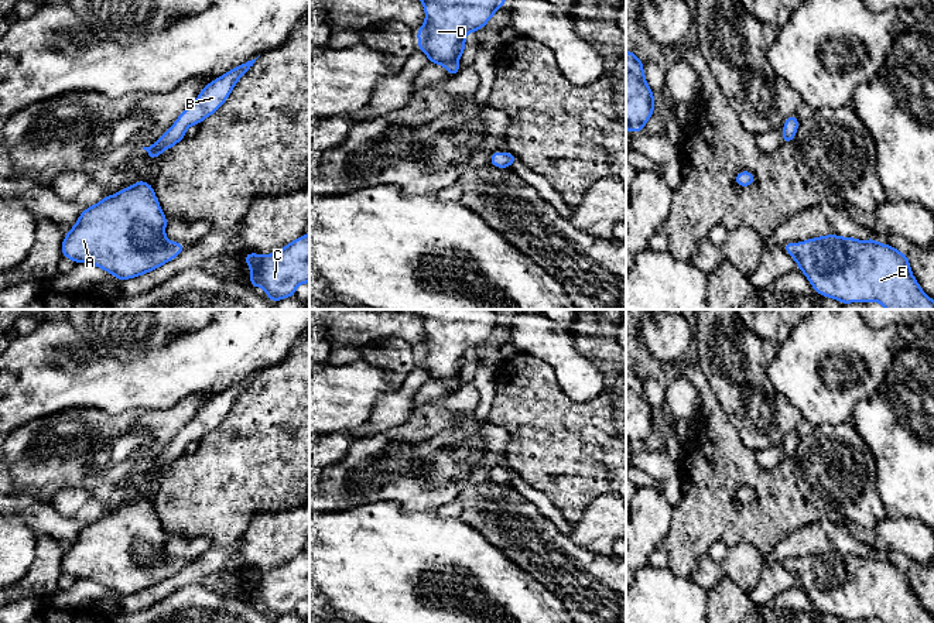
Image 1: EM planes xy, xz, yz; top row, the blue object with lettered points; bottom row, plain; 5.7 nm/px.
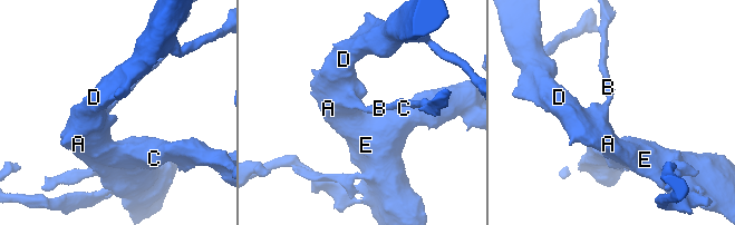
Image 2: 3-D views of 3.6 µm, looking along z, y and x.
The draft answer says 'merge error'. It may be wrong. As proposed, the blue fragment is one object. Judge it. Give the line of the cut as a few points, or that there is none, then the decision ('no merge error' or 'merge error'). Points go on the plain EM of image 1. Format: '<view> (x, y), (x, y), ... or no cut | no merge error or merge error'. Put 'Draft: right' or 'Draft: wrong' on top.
Draft: wrong
no cut | no merge error

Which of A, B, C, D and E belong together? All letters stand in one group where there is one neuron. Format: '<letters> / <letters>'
A B C D E

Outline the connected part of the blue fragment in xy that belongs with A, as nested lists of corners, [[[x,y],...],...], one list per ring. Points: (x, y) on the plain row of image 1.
[[[144,497],[86,524],[66,550],[62,572],[90,579],[117,596],[153,588],[185,564],[165,554],[167,534],[154,506]]]

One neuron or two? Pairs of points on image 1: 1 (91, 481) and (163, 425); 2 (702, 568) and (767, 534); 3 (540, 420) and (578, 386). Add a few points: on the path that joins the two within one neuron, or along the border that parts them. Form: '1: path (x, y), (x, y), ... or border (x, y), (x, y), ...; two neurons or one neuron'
1: path (109, 462), (134, 437), (144, 434); one neuron
2: border (705, 553), (697, 560), (688, 577); two neurons
3: border (550, 366), (572, 399), (599, 394); two neurons

